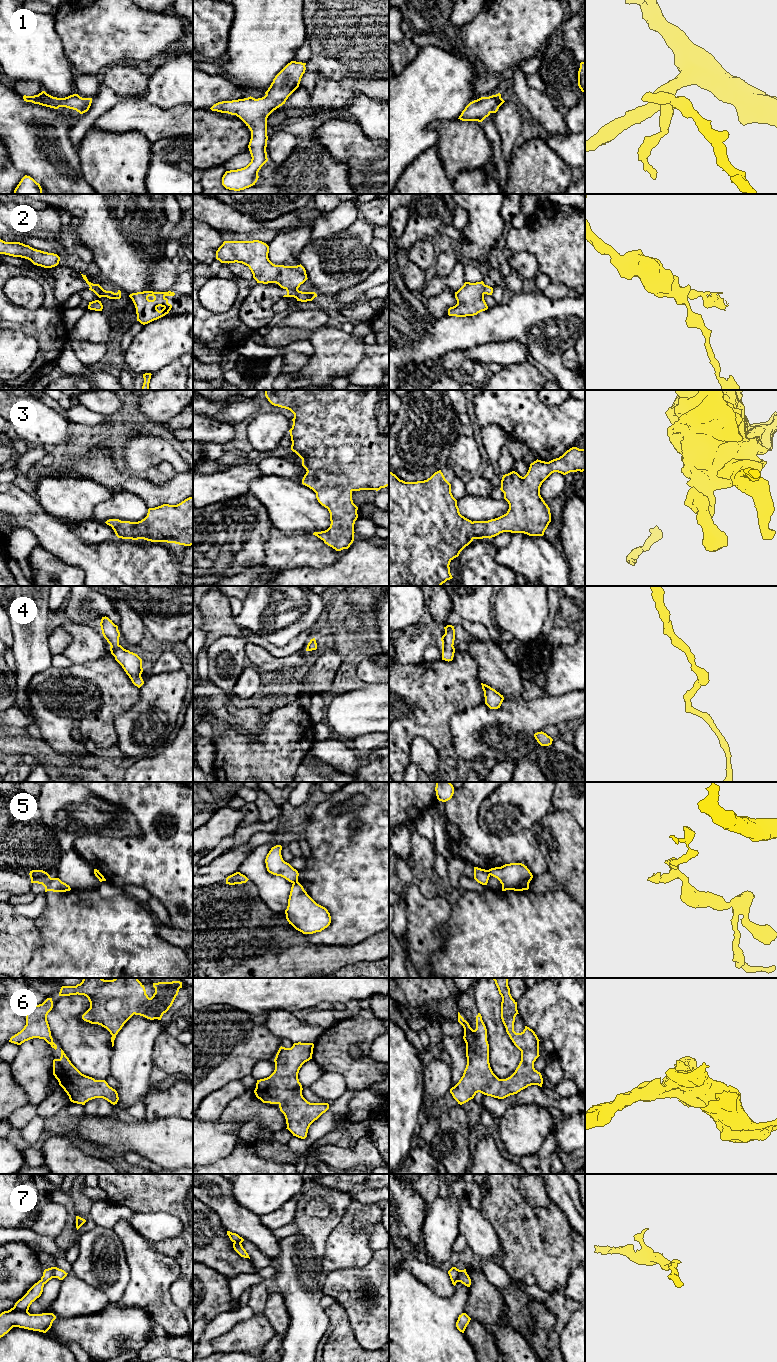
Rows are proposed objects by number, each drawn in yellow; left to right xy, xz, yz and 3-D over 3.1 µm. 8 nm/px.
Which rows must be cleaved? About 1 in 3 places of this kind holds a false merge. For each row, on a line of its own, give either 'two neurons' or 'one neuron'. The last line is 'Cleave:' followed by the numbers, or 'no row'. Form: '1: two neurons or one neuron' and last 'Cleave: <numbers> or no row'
1: one neuron
2: two neurons
3: one neuron
4: one neuron
5: two neurons
6: one neuron
7: one neuron
Cleave: 2, 5

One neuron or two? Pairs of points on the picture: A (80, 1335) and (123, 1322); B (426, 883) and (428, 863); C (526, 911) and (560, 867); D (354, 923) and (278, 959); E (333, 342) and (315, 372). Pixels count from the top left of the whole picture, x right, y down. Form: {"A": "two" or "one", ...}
{"A": "one", "B": "two", "C": "two", "D": "two", "E": "one"}

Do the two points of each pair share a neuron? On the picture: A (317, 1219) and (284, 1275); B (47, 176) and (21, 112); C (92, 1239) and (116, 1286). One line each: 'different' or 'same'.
A: same
B: same
C: same

